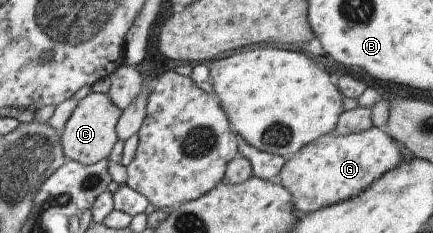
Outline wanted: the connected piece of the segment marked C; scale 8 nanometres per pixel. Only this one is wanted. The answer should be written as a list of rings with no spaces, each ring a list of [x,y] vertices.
[[[90,93],[78,100],[71,112],[60,136],[61,150],[66,160],[77,161],[84,165],[92,165],[107,159],[117,138],[115,127],[121,111],[107,98],[106,93]]]

